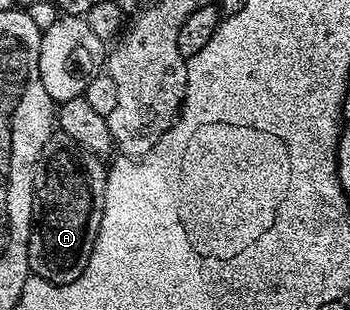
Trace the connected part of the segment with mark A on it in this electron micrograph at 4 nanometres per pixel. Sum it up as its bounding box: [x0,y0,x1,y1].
[27,132,107,285]

